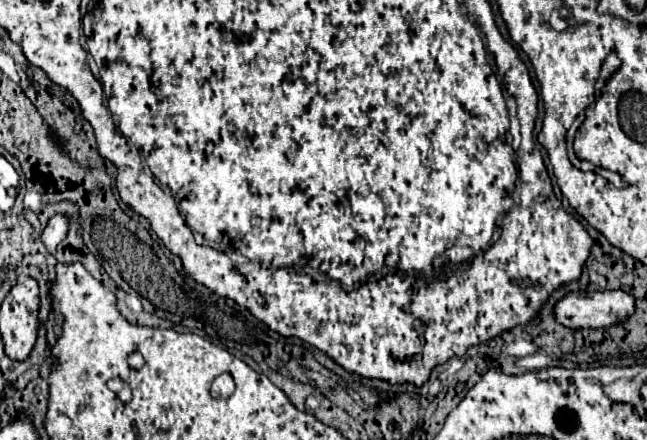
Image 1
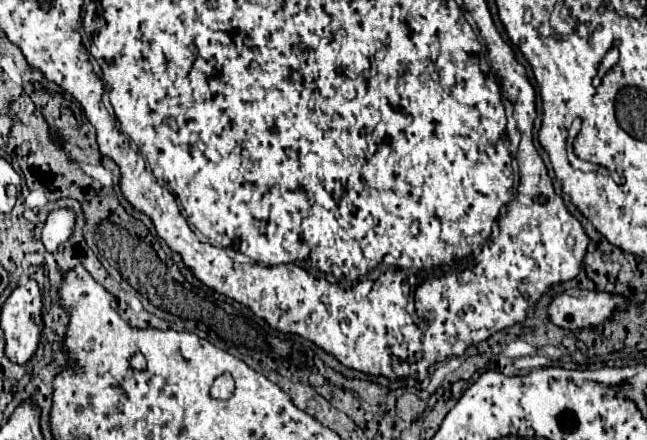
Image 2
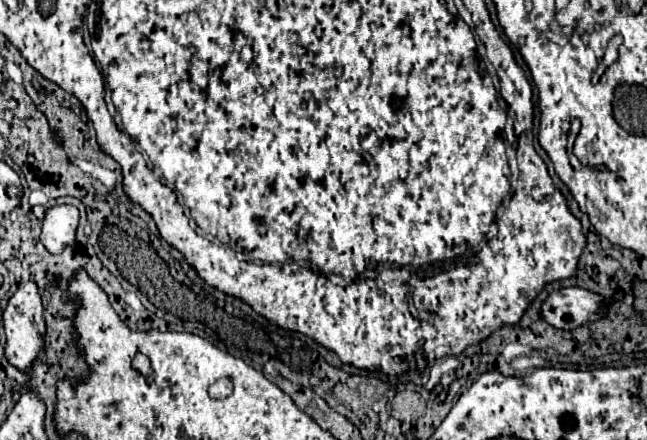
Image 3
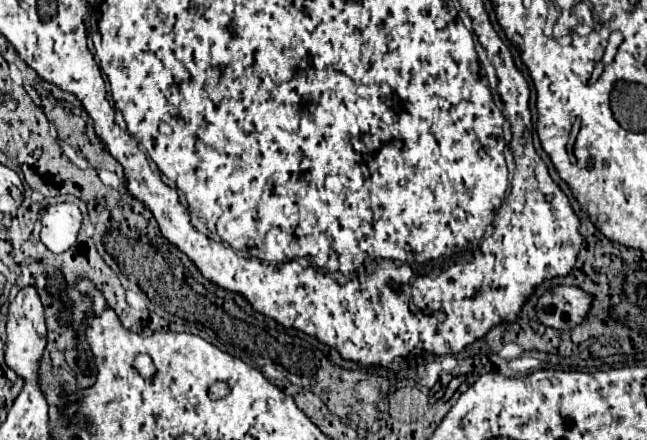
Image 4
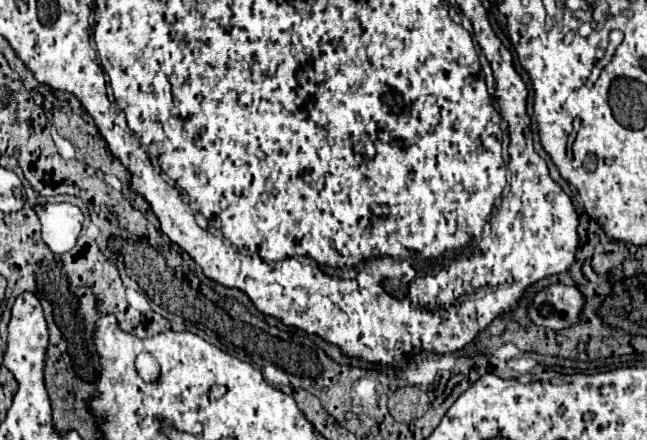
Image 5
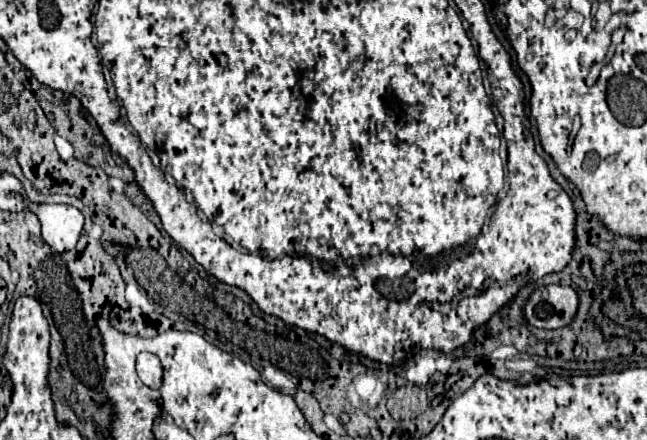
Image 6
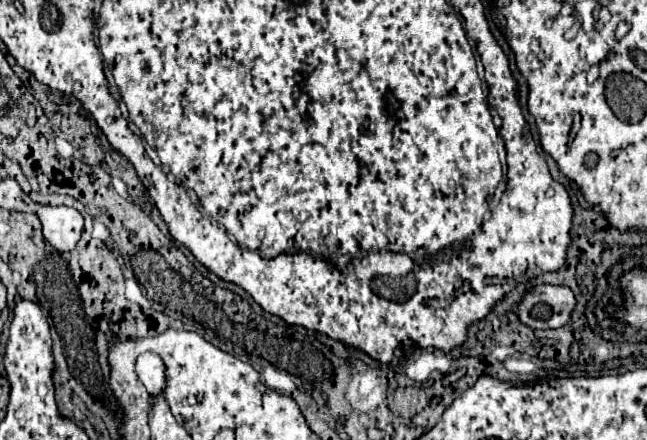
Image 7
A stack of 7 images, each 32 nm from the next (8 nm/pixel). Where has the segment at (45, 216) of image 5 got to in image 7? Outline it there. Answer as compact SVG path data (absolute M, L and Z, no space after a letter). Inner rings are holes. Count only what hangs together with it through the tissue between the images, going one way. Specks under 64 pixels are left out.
M38 204L38 218L42 224L44 240L58 252L72 250L77 245L84 218L80 212L76 212L76 208Z

